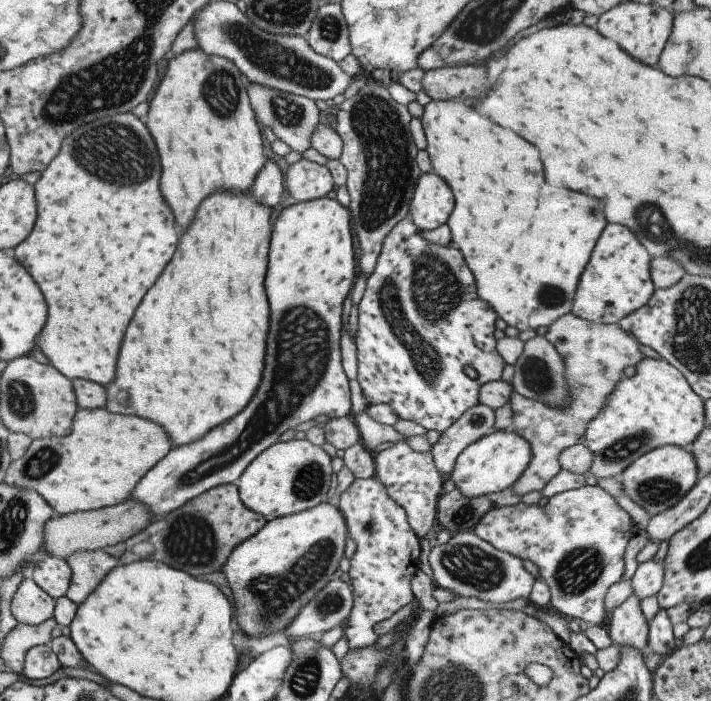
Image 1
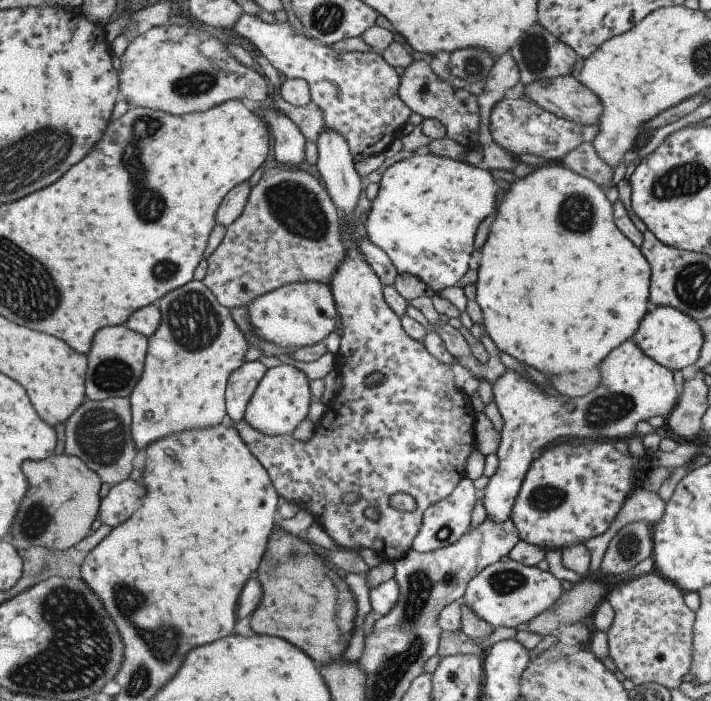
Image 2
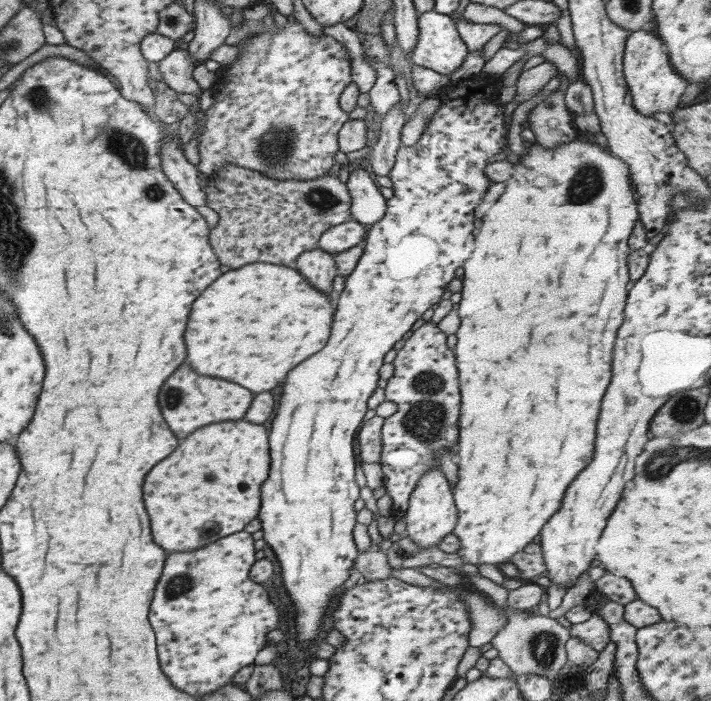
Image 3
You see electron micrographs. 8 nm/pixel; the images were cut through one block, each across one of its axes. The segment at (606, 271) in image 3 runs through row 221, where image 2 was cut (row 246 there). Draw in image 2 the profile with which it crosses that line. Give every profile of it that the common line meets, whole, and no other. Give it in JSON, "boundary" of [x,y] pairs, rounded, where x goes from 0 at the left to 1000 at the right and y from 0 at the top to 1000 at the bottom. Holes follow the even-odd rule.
{"boundary":[[[772,231],[772,235],[754,240],[745,248],[733,255],[719,260],[719,265],[705,282],[702,297],[696,297],[696,314],[691,320],[688,337],[677,351],[677,371],[669,384],[668,431],[677,441],[679,449],[679,471],[691,484],[699,499],[719,508],[729,516],[741,519],[752,528],[781,536],[788,532],[806,532],[816,535],[817,531],[840,526],[842,516],[855,508],[859,499],[872,494],[873,489],[887,484],[896,471],[902,454],[913,442],[913,399],[914,384],[907,368],[902,364],[899,354],[893,352],[865,324],[861,314],[861,292],[840,264],[831,257],[806,247],[793,240],[786,231]]]}

